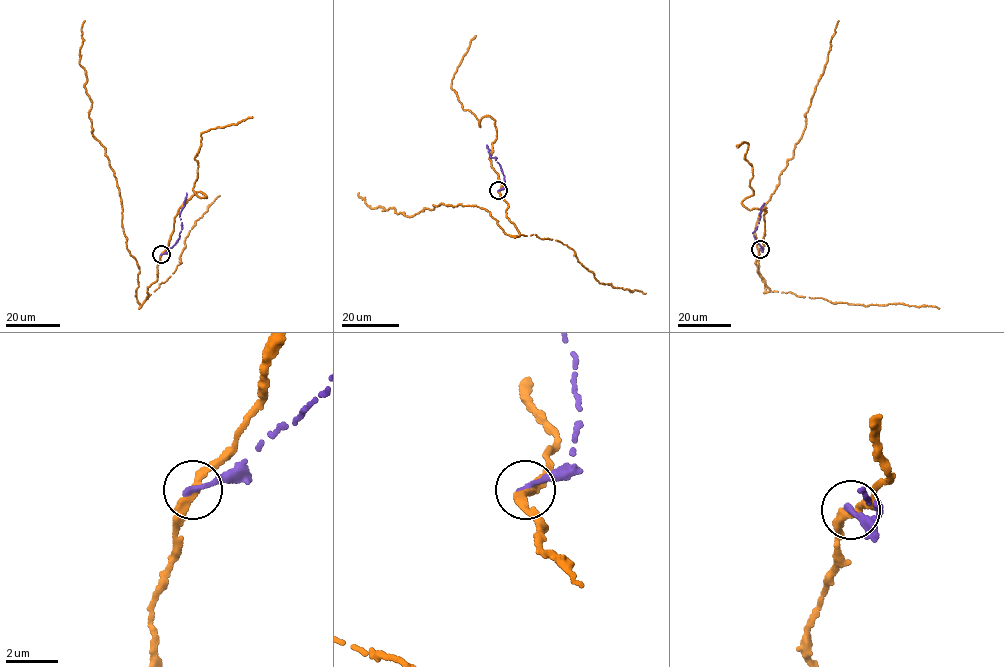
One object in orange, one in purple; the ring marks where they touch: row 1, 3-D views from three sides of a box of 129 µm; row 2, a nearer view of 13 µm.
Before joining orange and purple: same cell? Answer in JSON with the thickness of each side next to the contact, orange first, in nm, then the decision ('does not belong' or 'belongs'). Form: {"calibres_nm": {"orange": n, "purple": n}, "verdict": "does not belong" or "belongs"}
{"calibres_nm": {"orange": 320, "purple": 240}, "verdict": "does not belong"}

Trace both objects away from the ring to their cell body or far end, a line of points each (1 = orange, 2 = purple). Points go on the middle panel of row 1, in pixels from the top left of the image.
1: (499, 190), (516, 236), (506, 234), (477, 206), (441, 203), (406, 216), (393, 207), (370, 208), (358, 193)
2: (499, 190), (505, 181), (496, 157), (491, 158), (486, 145)

